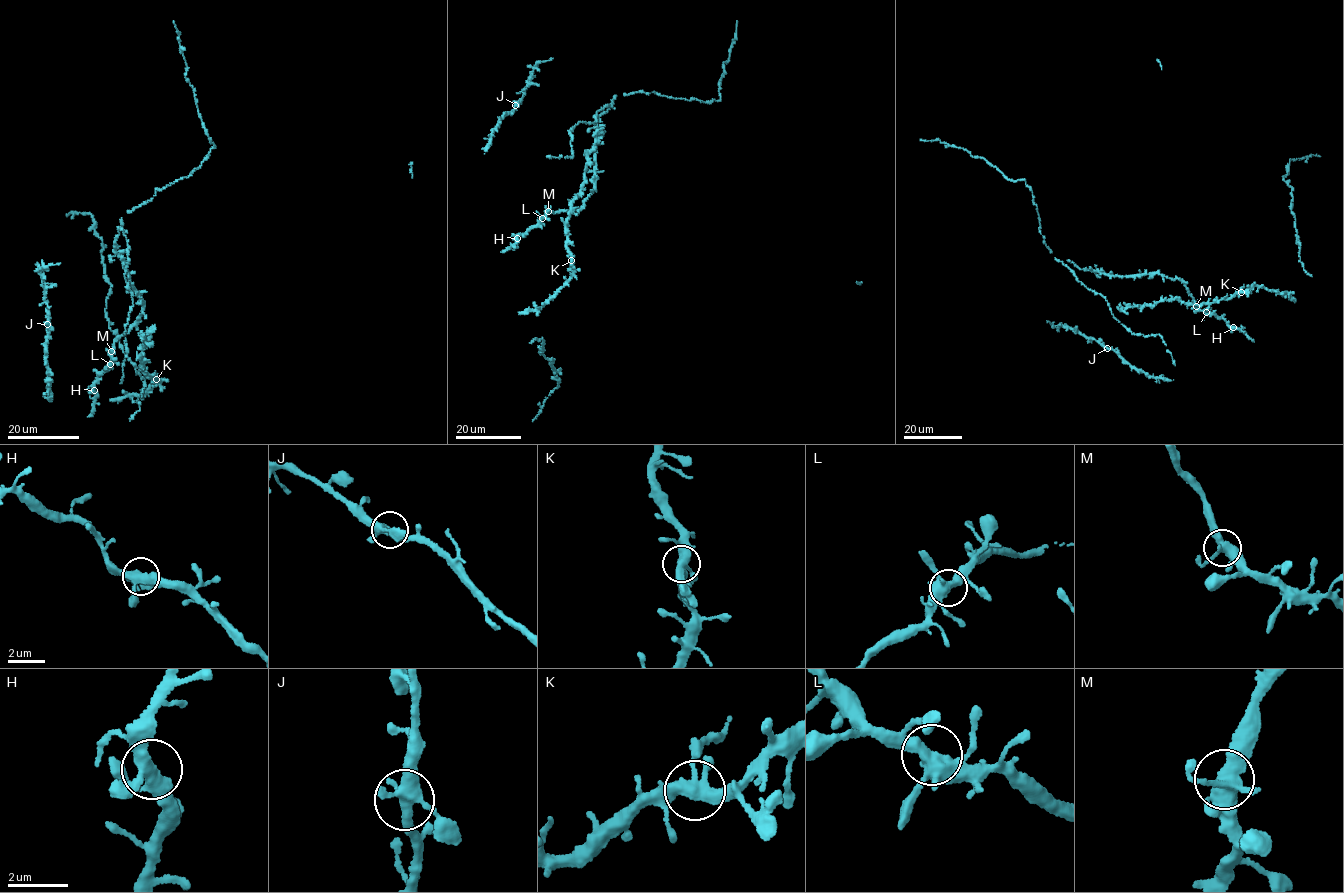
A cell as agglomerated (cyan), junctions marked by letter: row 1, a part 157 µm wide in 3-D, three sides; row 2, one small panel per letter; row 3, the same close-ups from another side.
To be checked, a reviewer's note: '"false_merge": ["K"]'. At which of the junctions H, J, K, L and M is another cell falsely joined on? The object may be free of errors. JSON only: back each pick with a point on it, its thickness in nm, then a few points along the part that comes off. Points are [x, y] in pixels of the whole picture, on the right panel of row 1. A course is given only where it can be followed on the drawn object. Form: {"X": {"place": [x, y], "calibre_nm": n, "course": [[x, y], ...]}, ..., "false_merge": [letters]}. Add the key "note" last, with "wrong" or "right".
{"false_merge": [], "note": "wrong"}

